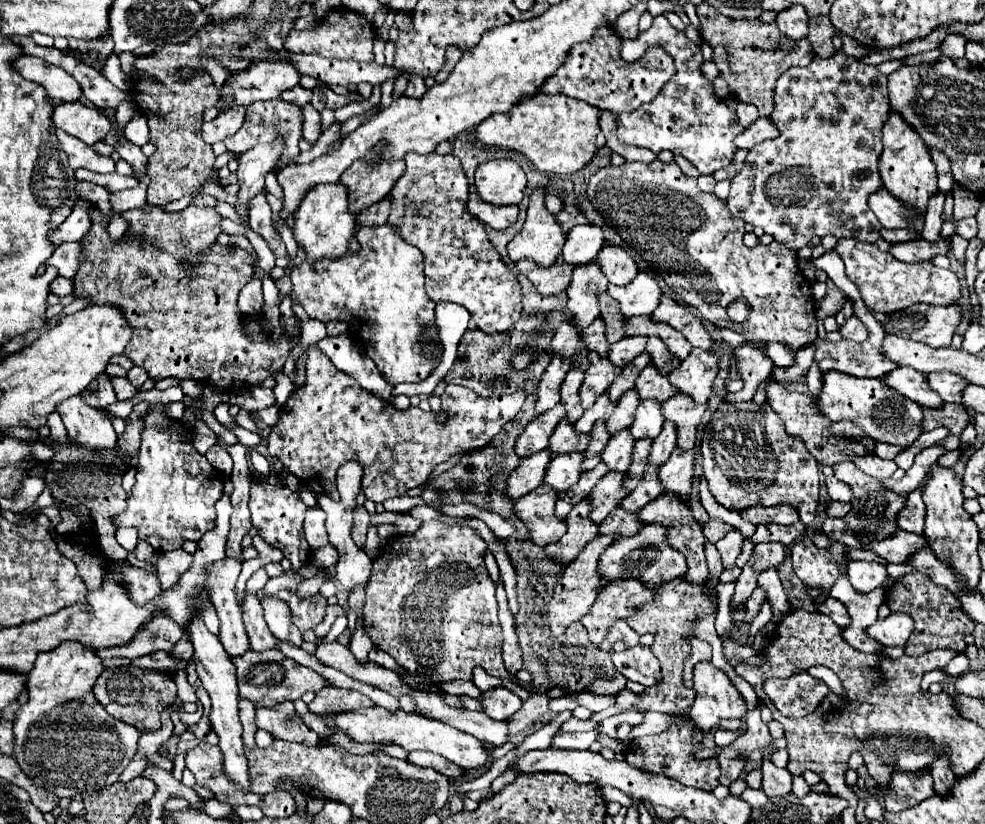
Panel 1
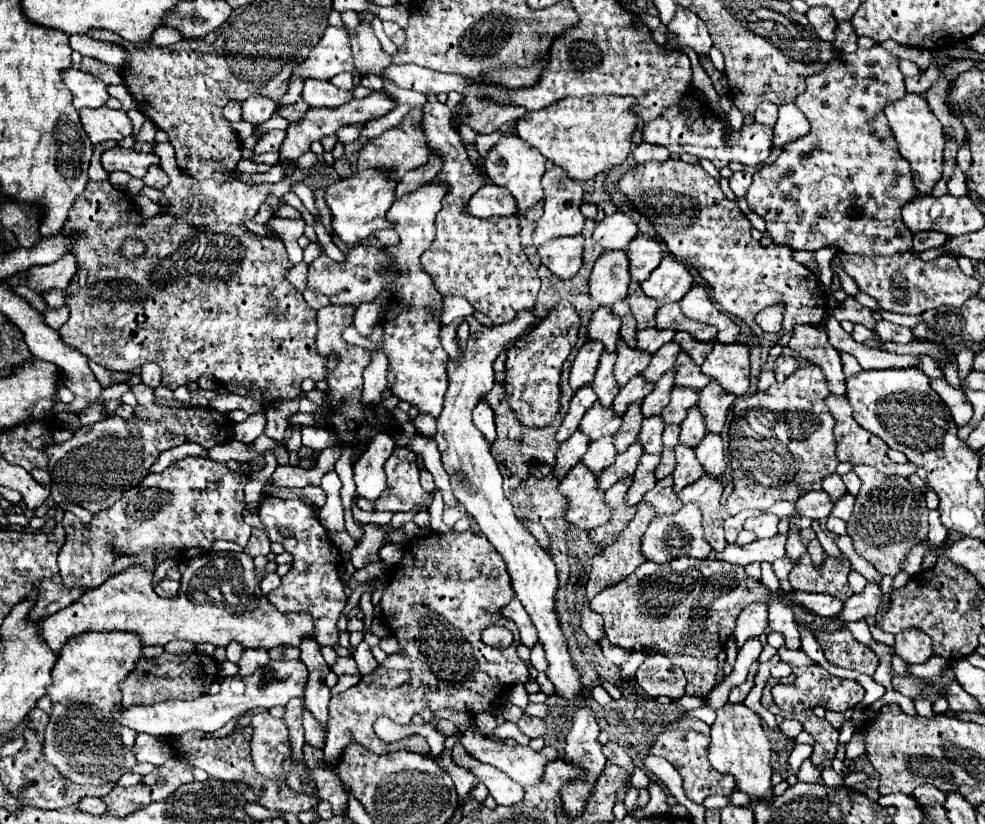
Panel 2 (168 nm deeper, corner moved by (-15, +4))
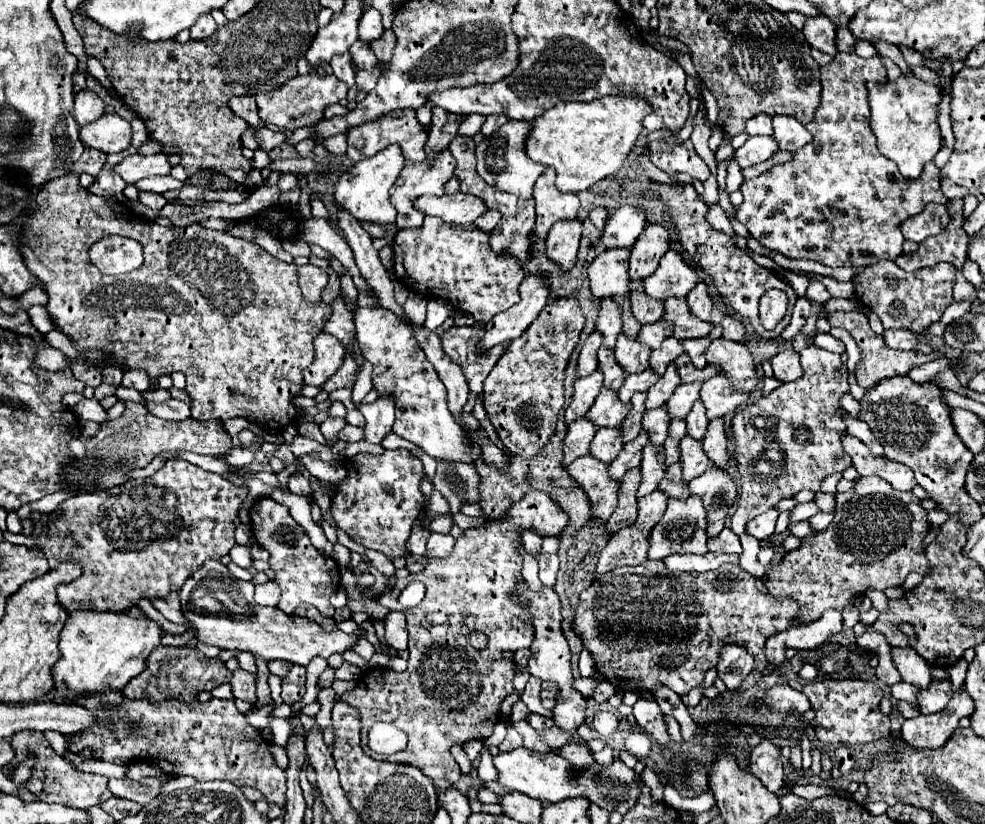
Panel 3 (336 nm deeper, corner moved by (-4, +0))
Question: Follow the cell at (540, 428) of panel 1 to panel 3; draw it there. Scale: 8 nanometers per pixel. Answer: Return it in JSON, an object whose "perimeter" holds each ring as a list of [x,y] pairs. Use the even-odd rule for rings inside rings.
{"perimeter":[[[595,370],[593,374],[589,374],[585,378],[579,378],[575,382],[573,400],[571,400],[569,408],[565,410],[565,422],[571,424],[571,422],[583,418],[587,414],[587,410],[593,406],[593,402],[595,402],[601,388],[603,388],[601,370]]]}

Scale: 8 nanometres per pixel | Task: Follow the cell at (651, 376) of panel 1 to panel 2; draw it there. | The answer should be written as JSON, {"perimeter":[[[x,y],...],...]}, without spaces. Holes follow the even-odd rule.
{"perimeter":[[[684,352],[678,356],[680,360],[676,362],[676,372],[674,372],[674,386],[680,388],[692,388],[692,390],[702,390],[710,378],[700,372],[700,366],[696,366]]]}

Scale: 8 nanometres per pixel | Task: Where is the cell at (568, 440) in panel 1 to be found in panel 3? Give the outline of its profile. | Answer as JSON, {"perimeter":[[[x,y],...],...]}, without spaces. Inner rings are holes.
{"perimeter":[[[601,388],[601,394],[597,396],[595,404],[587,412],[587,418],[597,426],[605,428],[617,428],[621,426],[621,420],[625,420],[629,412],[629,404],[623,404],[617,396],[617,392],[609,392],[609,388]]]}

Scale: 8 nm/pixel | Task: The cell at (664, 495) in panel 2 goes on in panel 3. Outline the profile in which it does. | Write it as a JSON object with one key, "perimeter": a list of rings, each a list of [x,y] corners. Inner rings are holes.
{"perimeter":[[[673,464],[667,472],[667,476],[659,482],[659,490],[665,492],[665,496],[669,498],[687,498],[689,490],[687,490],[687,482],[681,480],[681,464]]]}

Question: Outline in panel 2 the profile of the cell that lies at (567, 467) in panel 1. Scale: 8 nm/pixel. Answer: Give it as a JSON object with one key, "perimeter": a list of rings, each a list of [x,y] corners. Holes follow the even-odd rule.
{"perimeter":[[[606,436],[602,440],[594,440],[588,446],[588,452],[582,456],[582,464],[594,472],[600,474],[604,468],[608,468],[612,464],[612,460],[616,458],[616,450],[614,450],[614,438]]]}

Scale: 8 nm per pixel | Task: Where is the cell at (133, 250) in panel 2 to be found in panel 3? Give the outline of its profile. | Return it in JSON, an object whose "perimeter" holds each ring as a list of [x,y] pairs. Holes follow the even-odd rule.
{"perimeter":[[[105,236],[89,248],[89,260],[103,274],[125,274],[143,264],[143,250],[137,240],[123,236]]]}

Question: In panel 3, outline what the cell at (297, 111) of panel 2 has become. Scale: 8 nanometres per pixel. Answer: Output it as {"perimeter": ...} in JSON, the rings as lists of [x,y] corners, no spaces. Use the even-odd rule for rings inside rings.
{"perimeter":[[[297,74],[293,80],[287,80],[285,84],[281,84],[281,88],[275,88],[271,92],[259,92],[255,98],[259,106],[259,116],[267,126],[291,132],[291,130],[297,130],[297,128],[303,128],[321,120],[325,108],[345,98],[347,92],[349,92],[349,86],[341,82],[339,78],[335,78],[333,74],[327,74],[327,76]]]}

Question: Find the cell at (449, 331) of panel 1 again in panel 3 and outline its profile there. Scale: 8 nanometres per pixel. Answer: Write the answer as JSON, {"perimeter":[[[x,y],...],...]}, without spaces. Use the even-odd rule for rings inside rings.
{"perimeter":[[[429,300],[427,304],[427,320],[425,320],[425,326],[431,328],[431,330],[437,330],[449,316],[449,308],[447,308],[447,302],[443,300]]]}

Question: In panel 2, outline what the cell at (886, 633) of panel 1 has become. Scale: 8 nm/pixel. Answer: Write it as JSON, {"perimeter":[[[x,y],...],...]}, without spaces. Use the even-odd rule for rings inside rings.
{"perimeter":[[[908,628],[906,632],[896,634],[896,654],[908,664],[922,664],[932,656],[932,640],[926,632],[916,632]]]}

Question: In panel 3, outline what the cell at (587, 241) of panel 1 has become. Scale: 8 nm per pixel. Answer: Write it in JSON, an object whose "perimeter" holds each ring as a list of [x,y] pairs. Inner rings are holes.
{"perimeter":[[[621,206],[609,216],[601,242],[607,248],[631,248],[647,228],[647,214],[641,208]]]}

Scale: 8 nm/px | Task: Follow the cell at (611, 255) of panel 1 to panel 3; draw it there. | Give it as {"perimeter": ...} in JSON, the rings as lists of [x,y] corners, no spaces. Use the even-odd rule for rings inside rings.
{"perimeter":[[[661,224],[647,226],[641,238],[631,248],[631,262],[629,262],[631,280],[643,280],[651,276],[657,270],[659,260],[669,250],[669,246],[671,236],[667,228],[663,228]]]}

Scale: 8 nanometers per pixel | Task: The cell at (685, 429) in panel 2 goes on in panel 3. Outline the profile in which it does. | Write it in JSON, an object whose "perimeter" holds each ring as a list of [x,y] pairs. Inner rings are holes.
{"perimeter":[[[701,400],[693,404],[693,410],[687,414],[687,434],[691,438],[705,436],[705,428],[709,426],[709,418],[705,416],[705,406]]]}

